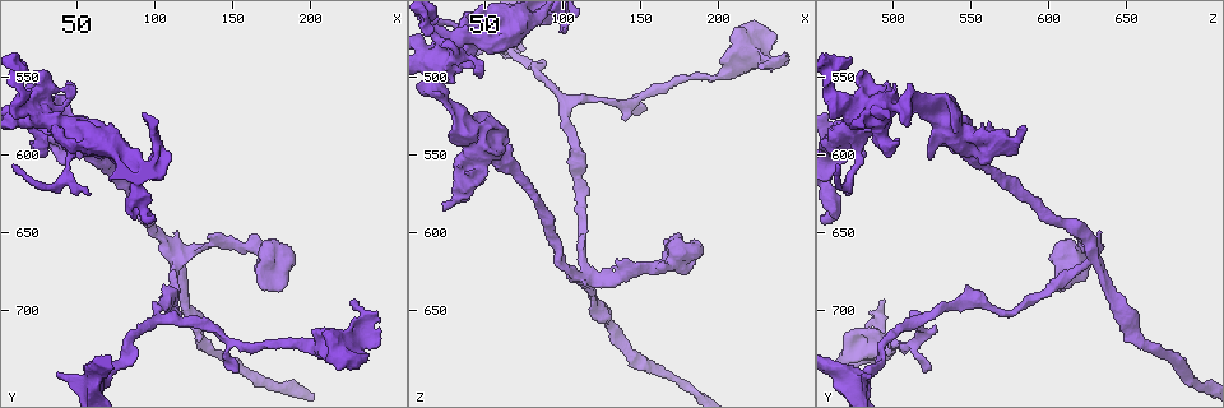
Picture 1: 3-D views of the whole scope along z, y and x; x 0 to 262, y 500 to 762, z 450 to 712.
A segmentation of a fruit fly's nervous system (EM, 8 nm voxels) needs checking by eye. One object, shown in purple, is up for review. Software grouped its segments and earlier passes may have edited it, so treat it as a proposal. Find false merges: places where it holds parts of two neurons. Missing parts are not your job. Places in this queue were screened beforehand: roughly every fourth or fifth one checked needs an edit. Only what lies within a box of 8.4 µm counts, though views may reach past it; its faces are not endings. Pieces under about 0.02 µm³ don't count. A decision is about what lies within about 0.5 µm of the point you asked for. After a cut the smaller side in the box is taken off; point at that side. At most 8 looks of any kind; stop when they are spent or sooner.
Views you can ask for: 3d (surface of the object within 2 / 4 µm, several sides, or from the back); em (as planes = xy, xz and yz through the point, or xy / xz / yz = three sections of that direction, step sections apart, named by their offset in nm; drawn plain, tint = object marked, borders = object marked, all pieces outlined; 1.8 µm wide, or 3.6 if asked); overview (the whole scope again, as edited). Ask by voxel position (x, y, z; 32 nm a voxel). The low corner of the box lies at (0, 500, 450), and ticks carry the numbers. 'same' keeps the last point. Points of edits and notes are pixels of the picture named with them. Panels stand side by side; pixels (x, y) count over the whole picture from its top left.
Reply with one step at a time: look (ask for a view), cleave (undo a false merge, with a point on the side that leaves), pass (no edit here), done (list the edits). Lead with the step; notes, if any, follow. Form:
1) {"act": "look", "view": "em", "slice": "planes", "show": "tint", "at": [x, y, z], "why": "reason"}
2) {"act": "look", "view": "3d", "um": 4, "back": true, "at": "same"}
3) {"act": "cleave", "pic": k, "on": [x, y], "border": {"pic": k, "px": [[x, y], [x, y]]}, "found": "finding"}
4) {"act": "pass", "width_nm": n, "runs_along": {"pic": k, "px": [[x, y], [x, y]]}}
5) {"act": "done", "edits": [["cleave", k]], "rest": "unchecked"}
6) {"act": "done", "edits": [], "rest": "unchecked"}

{"act": "look", "view": "3d", "um": 4, "back": true, "at": [20, 570, 488], "why": "sudden change in width"}

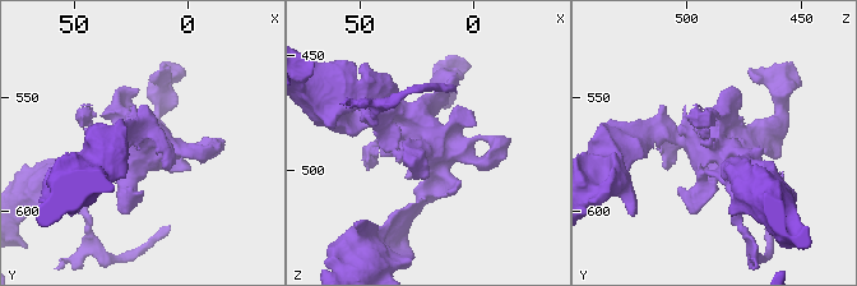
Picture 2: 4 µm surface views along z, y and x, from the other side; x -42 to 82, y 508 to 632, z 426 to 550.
{"act": "look", "view": "em", "slice": "planes", "show": "borders", "at": [21, 570, 486], "why": "now the EM"}

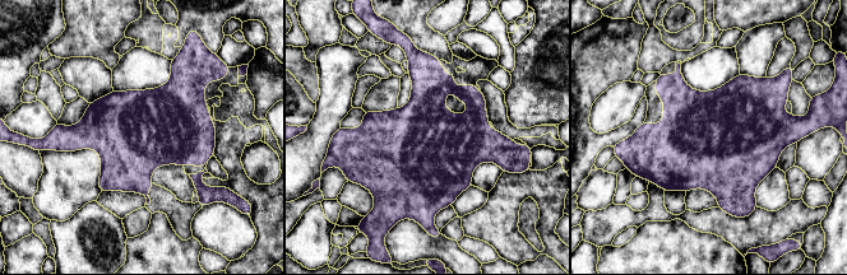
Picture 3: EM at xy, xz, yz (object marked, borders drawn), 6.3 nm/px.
{"act": "pass", "found": "continuous, no second neuron"}

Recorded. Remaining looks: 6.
{"act": "look", "view": "em", "um": 3.6, "slice": "planes", "show": "tint", "at": [44, 584, 536], "why": "thin arm on a thick one"}

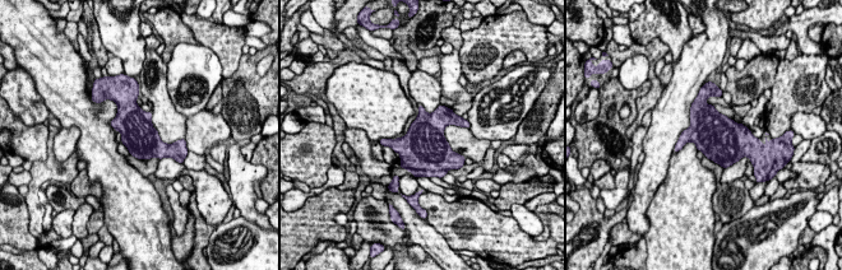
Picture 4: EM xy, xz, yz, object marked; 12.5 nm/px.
{"act": "pass", "width_nm": 440, "found": "all the same neuron"}

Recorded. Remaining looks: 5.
{"act": "look", "view": "3d", "um": 4, "at": [110, 668, 630], "why": "abrupt turn"}

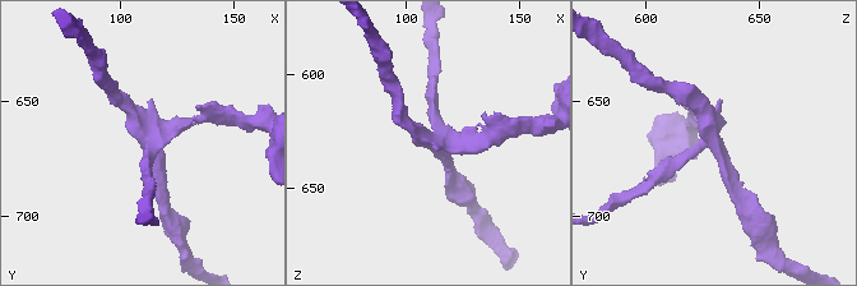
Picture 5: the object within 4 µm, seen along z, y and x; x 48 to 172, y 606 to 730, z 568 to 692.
{"act": "look", "view": "em", "slice": "planes", "show": "tint", "at": [113, 667, 629], "arms": 4}

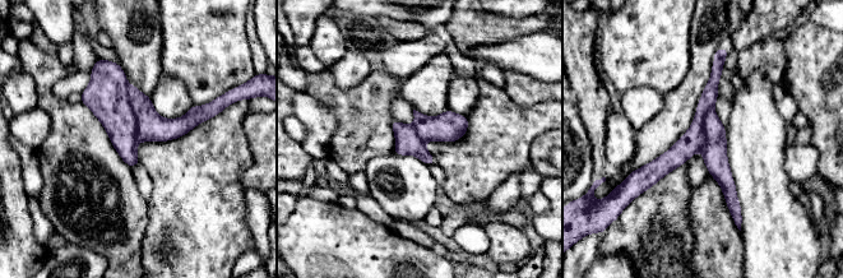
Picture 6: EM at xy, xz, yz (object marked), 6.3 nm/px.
{"act": "cleave", "pic": 6, "on": [151, 126], "width_nm": 180, "border": {"pic": 6, "px": [[128, 86], [138, 142]]}, "found": "two neurons meet here"}

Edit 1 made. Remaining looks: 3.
{"act": "done", "edits": [["cleave", 6]], "rest": "unchecked"}

